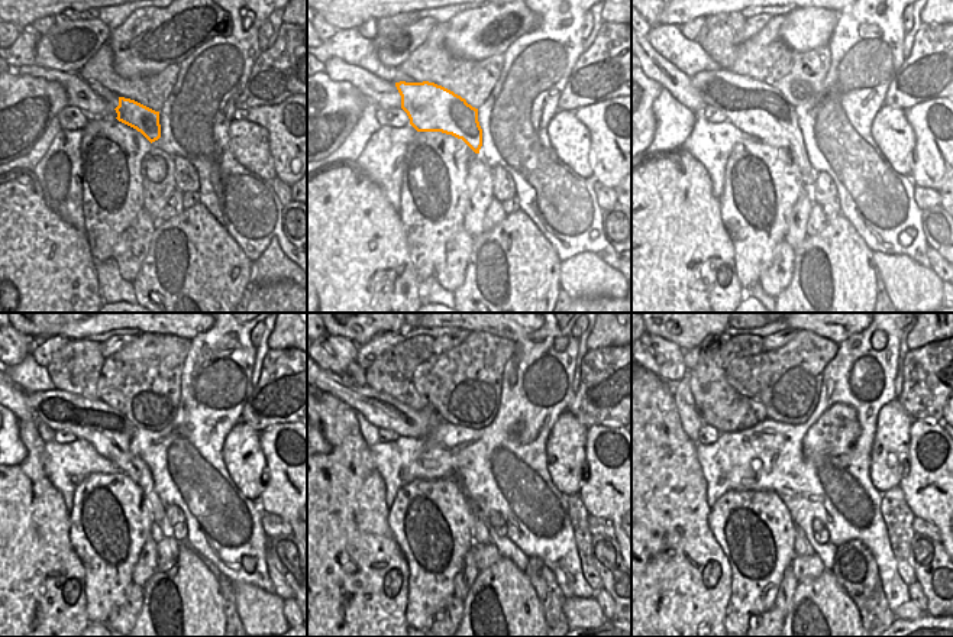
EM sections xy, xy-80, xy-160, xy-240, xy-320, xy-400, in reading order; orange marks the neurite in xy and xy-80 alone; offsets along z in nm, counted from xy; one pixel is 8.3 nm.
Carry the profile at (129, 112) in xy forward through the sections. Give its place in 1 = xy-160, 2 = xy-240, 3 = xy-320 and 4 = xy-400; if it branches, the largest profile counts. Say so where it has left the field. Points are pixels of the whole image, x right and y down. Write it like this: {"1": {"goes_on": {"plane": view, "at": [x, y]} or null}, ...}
{"1": {"goes_on": {"plane": "xy-160", "at": [758, 109]}}, "2": {"goes_on": {"plane": "xy-240", "at": [107, 430]}}, "3": {"goes_on": {"plane": "xy-320", "at": [384, 411]}}, "4": {"goes_on": {"plane": "xy-400", "at": [803, 547]}}}

